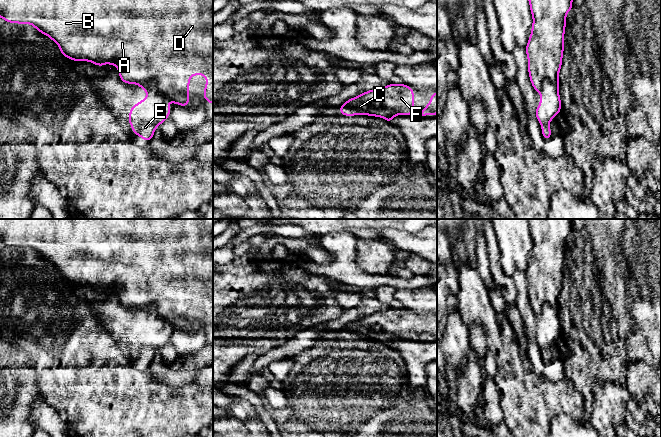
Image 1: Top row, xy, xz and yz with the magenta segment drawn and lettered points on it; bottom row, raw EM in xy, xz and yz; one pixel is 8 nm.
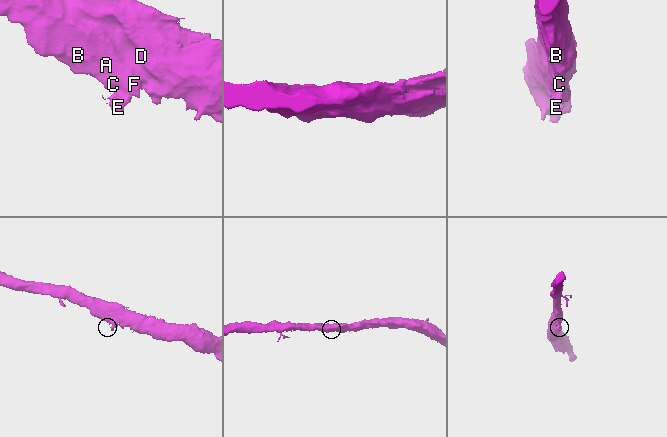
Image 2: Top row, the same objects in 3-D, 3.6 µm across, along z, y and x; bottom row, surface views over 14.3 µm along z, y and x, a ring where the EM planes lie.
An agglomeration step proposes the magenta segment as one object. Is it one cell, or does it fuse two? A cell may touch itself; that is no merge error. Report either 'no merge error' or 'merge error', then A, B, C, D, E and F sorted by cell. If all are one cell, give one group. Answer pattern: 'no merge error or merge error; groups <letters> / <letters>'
merge error; groups A B C D F / E

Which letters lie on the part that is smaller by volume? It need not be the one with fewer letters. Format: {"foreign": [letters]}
{"foreign": ["E"]}

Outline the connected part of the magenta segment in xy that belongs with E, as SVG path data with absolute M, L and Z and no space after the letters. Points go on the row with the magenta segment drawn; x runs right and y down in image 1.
M154 81L140 87L148 93L148 96L129 109L130 116L127 119L132 132L150 142L155 129L170 116L171 111L168 106L170 100L157 90Z

